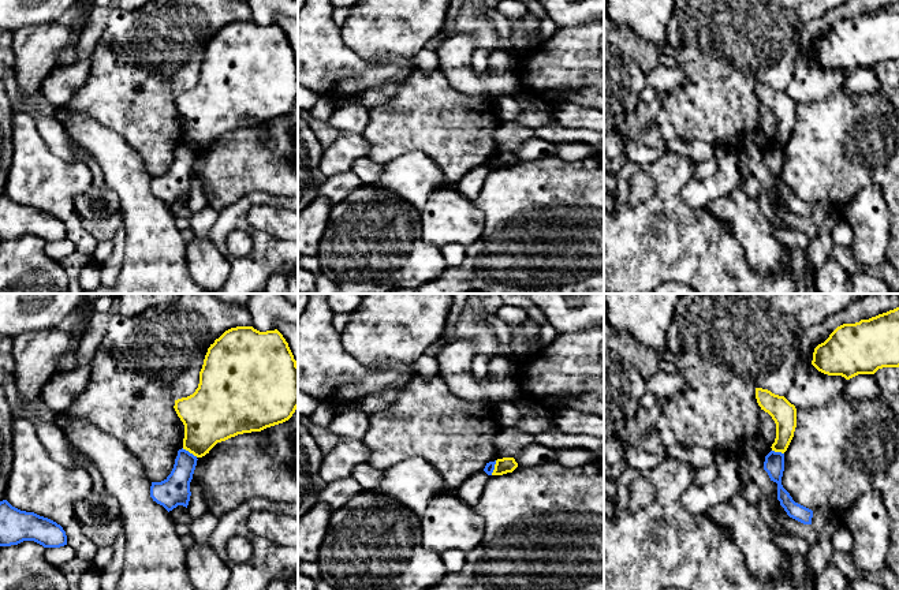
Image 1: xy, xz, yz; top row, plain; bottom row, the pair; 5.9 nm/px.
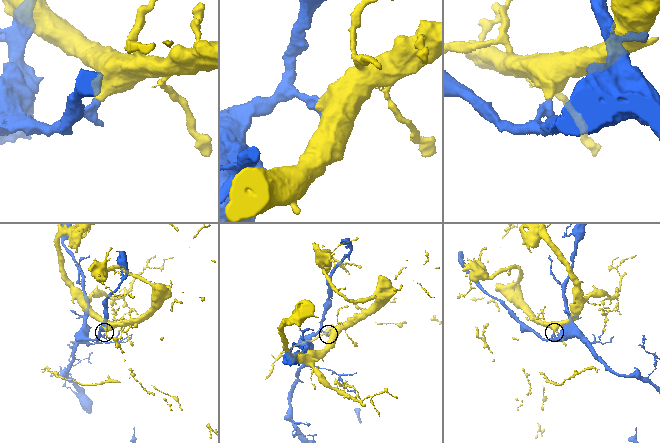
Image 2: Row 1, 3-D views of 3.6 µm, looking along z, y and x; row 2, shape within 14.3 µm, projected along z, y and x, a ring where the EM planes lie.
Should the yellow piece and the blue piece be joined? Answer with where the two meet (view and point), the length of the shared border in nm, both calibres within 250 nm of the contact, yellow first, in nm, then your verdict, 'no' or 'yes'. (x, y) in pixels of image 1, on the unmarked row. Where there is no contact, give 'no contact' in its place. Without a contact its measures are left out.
xy (190, 146) | 110 nm | 320/180 nm | no

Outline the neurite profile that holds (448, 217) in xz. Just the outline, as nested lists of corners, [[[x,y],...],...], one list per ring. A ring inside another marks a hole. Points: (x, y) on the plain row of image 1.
[[[454,187],[436,188],[419,212],[422,240],[434,247],[475,243],[484,231],[485,216],[473,201]]]

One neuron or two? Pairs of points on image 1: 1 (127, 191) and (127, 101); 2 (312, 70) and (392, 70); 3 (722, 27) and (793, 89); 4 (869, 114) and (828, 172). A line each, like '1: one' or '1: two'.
1: two
2: one
3: two
4: one

